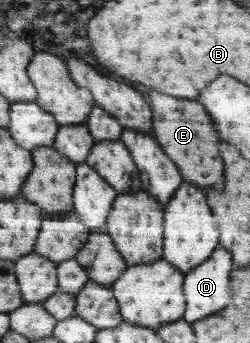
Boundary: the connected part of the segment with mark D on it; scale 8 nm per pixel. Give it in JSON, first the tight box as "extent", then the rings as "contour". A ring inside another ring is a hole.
{"extent":[184,248,233,323],"contour":[[[216,248],[212,257],[195,267],[189,274],[184,274],[184,293],[187,309],[184,319],[187,323],[199,321],[211,313],[221,311],[231,303],[229,293],[229,273],[233,271],[231,253],[226,249]]]}

